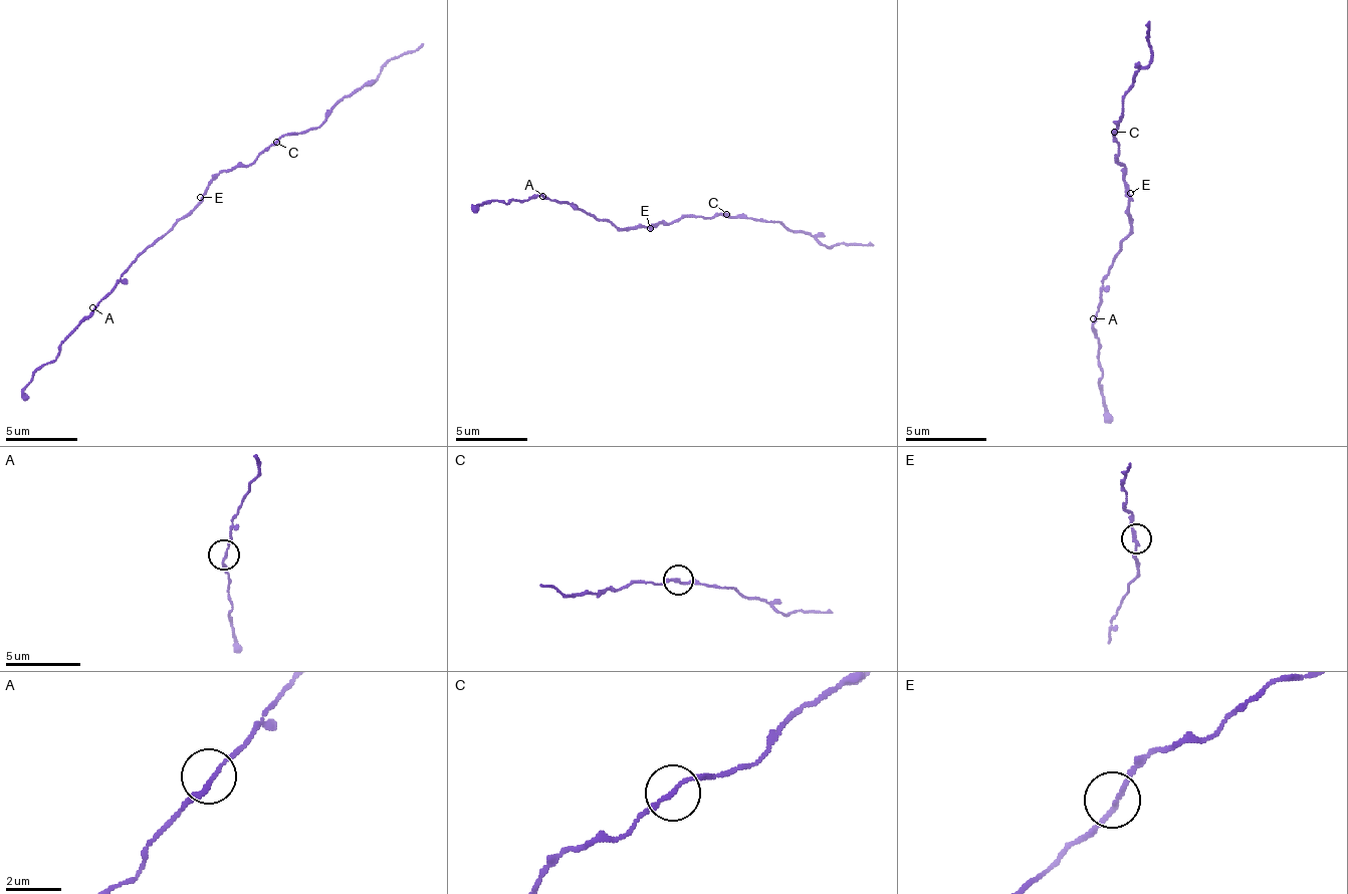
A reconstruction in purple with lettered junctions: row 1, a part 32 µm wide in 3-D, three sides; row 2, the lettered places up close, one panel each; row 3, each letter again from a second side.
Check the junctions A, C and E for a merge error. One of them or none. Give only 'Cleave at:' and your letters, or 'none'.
Cleave at: none

